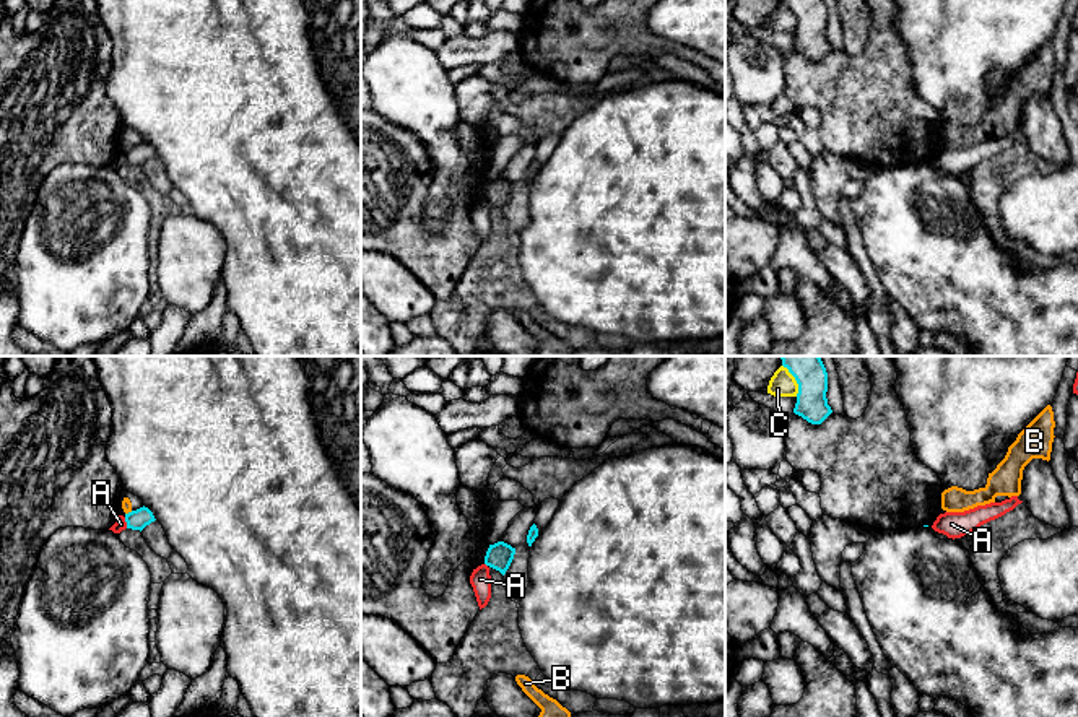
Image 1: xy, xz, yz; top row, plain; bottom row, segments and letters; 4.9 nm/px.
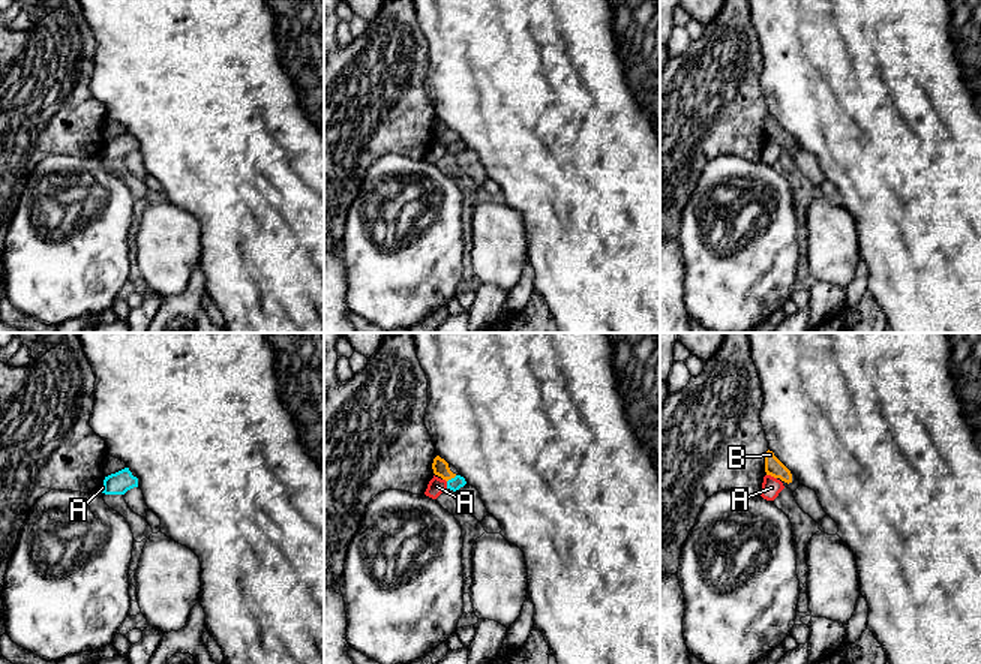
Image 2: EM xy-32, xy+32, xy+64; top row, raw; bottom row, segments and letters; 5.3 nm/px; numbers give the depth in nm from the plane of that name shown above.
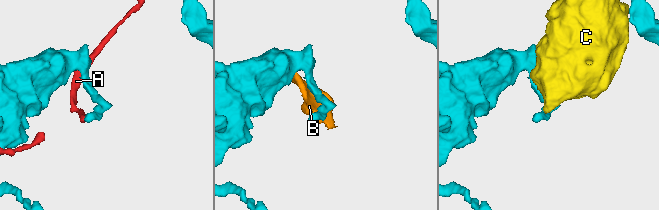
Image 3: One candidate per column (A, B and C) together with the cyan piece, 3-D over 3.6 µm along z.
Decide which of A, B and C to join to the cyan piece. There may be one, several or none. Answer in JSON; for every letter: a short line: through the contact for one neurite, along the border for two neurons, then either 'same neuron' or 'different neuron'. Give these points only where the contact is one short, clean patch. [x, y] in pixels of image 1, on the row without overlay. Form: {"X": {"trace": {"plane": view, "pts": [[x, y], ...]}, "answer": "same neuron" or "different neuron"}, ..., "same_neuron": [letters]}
{"A": {"answer": "different neuron"}, "B": {"trace": {"plane": "xy", "pts": [[132, 147], [126, 150]]}, "answer": "different neuron"}, "C": {"answer": "different neuron"}, "same_neuron": []}

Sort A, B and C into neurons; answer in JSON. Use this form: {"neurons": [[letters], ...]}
{"neurons": [["A"], ["B"], ["C"]]}

